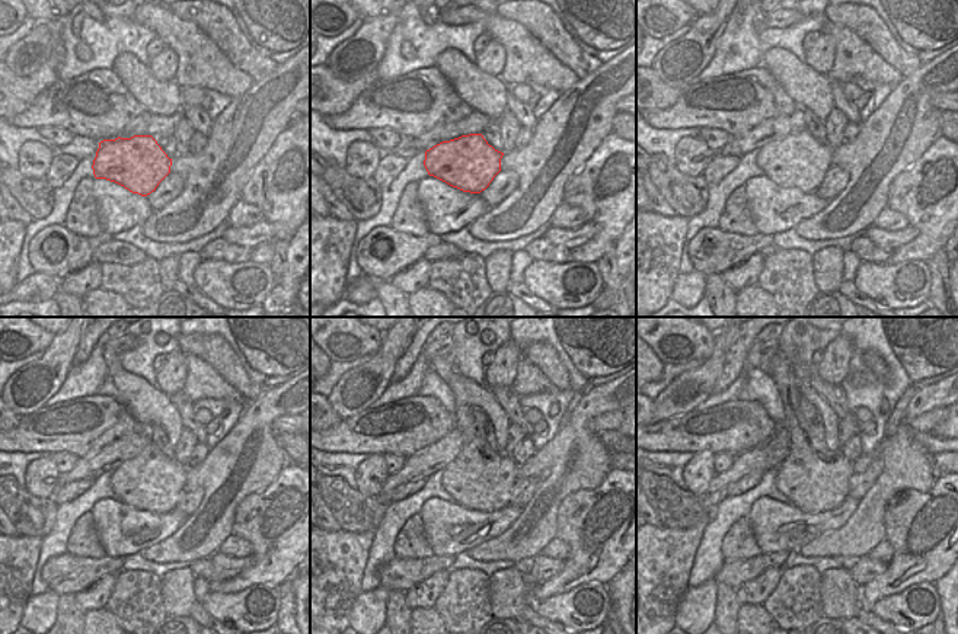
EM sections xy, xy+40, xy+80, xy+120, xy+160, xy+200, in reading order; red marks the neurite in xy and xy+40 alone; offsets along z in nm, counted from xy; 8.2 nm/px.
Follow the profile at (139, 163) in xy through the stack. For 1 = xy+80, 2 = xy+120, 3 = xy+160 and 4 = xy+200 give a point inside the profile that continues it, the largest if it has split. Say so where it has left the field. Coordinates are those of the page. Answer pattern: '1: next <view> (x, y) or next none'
1: next xy+80 (798, 160)
2: next xy+120 (152, 482)
3: next xy+160 (479, 479)
4: next xy+200 (814, 479)

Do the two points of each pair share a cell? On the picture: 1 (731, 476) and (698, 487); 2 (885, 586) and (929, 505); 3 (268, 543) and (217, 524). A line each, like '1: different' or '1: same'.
1: different
2: same
3: different

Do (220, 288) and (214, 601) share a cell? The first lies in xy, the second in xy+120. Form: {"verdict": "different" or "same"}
{"verdict": "same"}

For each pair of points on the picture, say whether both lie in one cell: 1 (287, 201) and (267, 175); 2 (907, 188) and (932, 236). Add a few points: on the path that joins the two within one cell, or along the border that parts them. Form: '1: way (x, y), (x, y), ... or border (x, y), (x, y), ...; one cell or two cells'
1: way (281, 195), (281, 191), (272, 181); one cell
2: way (916, 199), (932, 218), (932, 224); one cell

